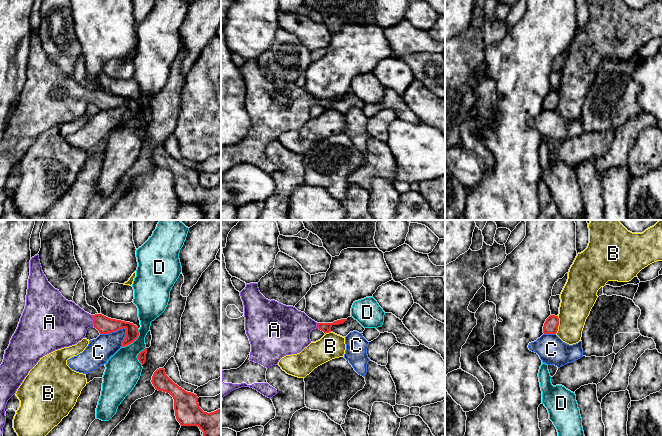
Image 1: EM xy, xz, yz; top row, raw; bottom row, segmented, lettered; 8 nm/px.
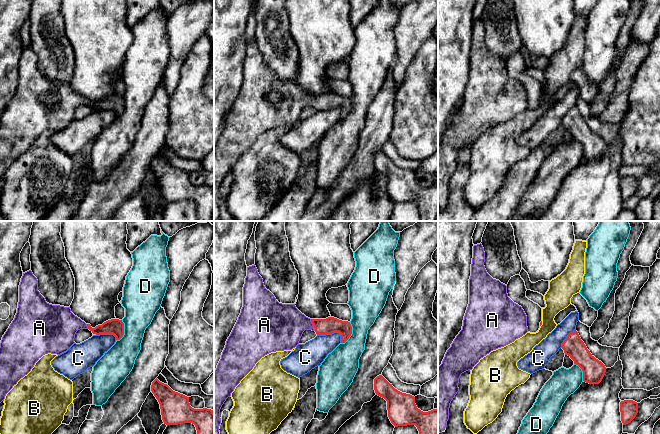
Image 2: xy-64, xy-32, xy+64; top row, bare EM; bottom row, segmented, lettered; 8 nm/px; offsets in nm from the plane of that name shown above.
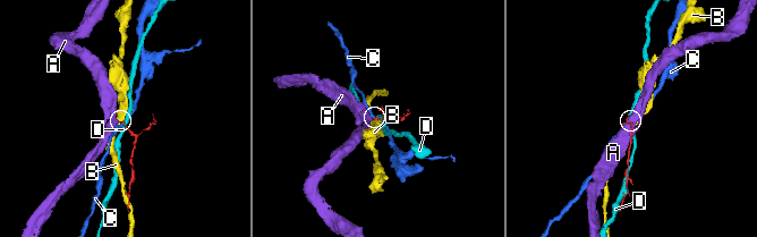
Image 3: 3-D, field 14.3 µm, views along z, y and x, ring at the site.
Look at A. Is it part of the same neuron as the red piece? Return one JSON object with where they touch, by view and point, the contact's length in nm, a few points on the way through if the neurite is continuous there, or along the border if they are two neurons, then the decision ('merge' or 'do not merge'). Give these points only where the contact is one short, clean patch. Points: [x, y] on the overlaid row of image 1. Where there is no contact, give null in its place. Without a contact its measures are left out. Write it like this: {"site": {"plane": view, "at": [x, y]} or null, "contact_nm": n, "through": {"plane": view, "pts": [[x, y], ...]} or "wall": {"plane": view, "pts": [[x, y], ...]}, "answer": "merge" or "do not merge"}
{"site": {"plane": "xy", "at": [93, 321]}, "contact_nm": 110, "through": {"plane": "xy", "pts": [[105, 325], [99, 321], [93, 321], [62, 323]]}, "answer": "merge"}

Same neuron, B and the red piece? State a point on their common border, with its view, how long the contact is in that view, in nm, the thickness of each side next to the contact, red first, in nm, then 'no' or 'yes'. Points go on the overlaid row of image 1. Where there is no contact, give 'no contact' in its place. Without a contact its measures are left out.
contact yz (558, 325); length 150 nm; calibres 120 and 260 nm; no

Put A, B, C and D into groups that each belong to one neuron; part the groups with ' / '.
A / B / C / D

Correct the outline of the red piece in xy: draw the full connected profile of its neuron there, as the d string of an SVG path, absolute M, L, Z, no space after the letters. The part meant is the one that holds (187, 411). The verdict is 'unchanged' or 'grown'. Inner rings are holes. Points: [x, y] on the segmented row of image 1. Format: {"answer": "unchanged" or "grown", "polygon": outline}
{"answer": "unchanged", "polygon": "M157 369L151 380L158 391L169 393L174 399L174 410L181 426L198 426L203 436L221 436L221 408L207 413L198 403L196 394L187 392L175 384L165 373L165 369Z"}

